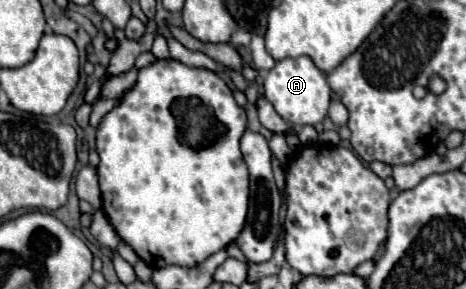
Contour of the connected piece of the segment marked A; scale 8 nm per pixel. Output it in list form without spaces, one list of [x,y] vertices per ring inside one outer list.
[[[309,56],[279,60],[267,72],[263,88],[265,88],[263,90],[265,98],[271,100],[277,114],[295,126],[305,126],[305,124],[313,126],[327,116],[329,100],[331,100],[331,88],[325,80],[325,74],[313,64],[313,60]]]

